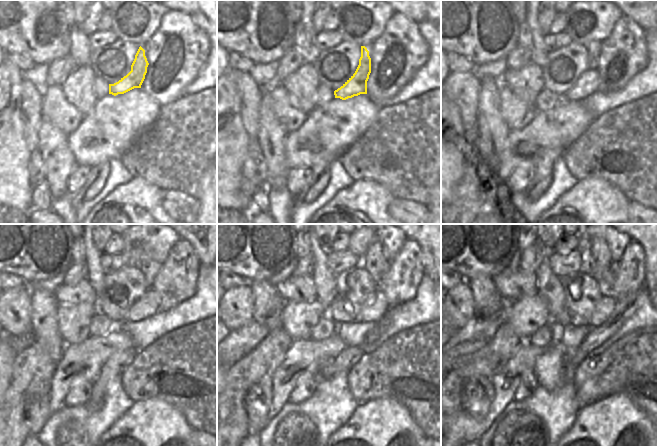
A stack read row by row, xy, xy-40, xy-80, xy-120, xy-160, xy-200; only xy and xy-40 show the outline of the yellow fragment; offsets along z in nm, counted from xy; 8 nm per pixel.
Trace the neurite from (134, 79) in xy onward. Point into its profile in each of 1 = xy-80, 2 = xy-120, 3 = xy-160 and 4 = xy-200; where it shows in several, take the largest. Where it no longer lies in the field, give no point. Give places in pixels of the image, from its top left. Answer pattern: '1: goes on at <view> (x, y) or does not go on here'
1: goes on at xy-80 (588, 83)
2: goes on at xy-120 (147, 305)
3: goes on at xy-160 (376, 306)
4: goes on at xy-200 (605, 306)

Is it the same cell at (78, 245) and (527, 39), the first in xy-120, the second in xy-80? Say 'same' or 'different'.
same

